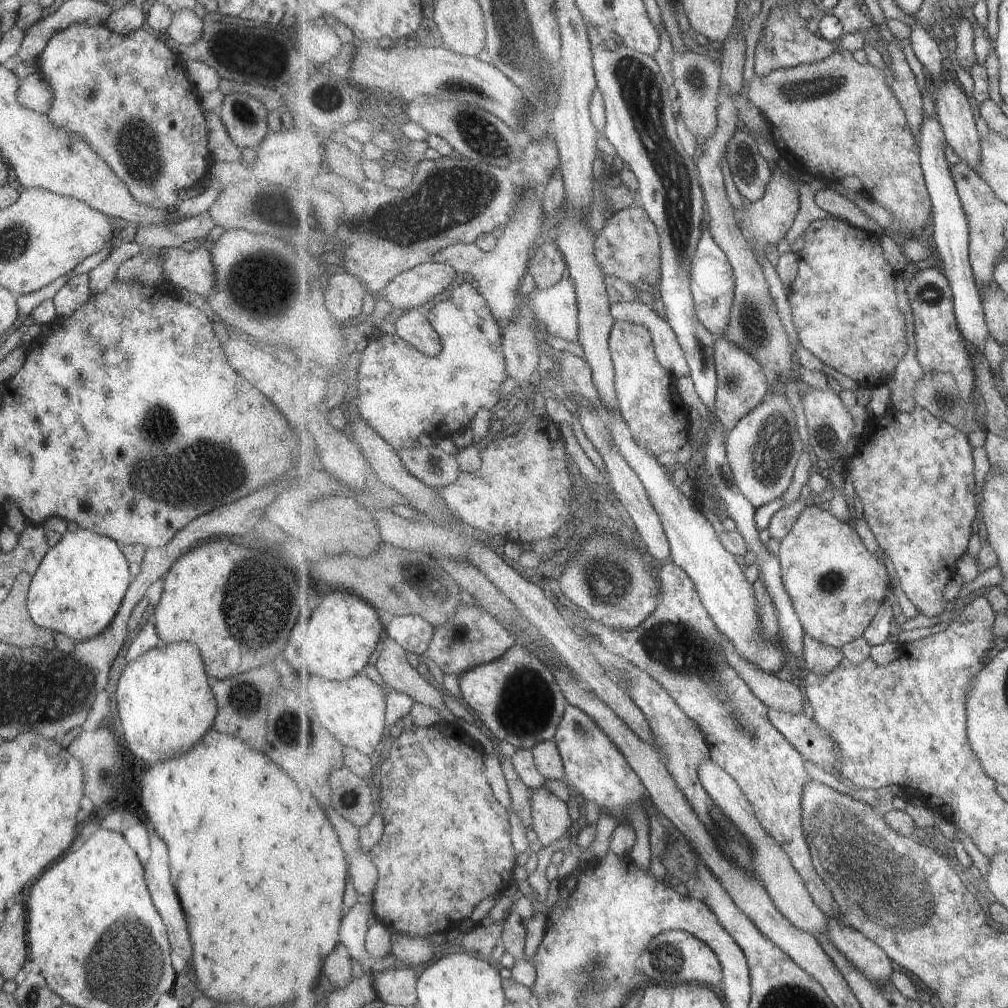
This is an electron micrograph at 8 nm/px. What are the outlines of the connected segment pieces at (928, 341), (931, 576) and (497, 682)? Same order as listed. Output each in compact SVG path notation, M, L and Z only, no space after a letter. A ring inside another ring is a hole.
M935 265L920 270L908 292L915 318L917 360L927 373L952 372L964 400L975 388L975 378L957 326L954 298L948 277Z
M917 404L908 413L891 407L882 417L869 417L869 432L863 448L844 464L862 501L864 519L879 547L894 565L902 590L917 611L929 618L945 611L945 586L953 576L945 576L941 570L957 570L957 558L963 556L970 545L973 520L975 516L981 516L979 504L975 504L975 462L966 435Z
M519 644L508 650L499 660L466 670L459 678L462 701L468 704L490 732L499 740L517 749L532 750L539 743L553 741L569 704L556 676L547 664L528 648Z

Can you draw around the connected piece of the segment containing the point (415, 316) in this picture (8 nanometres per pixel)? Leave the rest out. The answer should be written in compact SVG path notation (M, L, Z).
M412 309L405 312L396 322L397 333L422 353L436 357L443 352L440 334L431 323L429 315L421 310Z

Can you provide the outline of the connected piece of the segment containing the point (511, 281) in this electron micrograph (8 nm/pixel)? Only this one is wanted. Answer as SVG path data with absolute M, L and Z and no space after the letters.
M532 189L524 193L516 218L497 238L498 243L493 252L483 252L476 242L457 243L432 256L431 262L433 263L453 265L453 268L456 268L459 273L469 272L472 274L479 284L480 290L483 290L482 295L502 330L506 329L506 326L516 317L518 306L521 304L519 288L523 277L529 272L529 248L533 246L533 242L537 238L541 236L548 238L543 232L540 192L537 189Z

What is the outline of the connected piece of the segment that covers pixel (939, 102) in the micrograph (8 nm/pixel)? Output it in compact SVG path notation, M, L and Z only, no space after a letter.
M953 75L941 84L936 100L937 118L944 128L945 138L954 152L974 171L981 166L982 146L977 126L976 113L971 112L969 98Z

